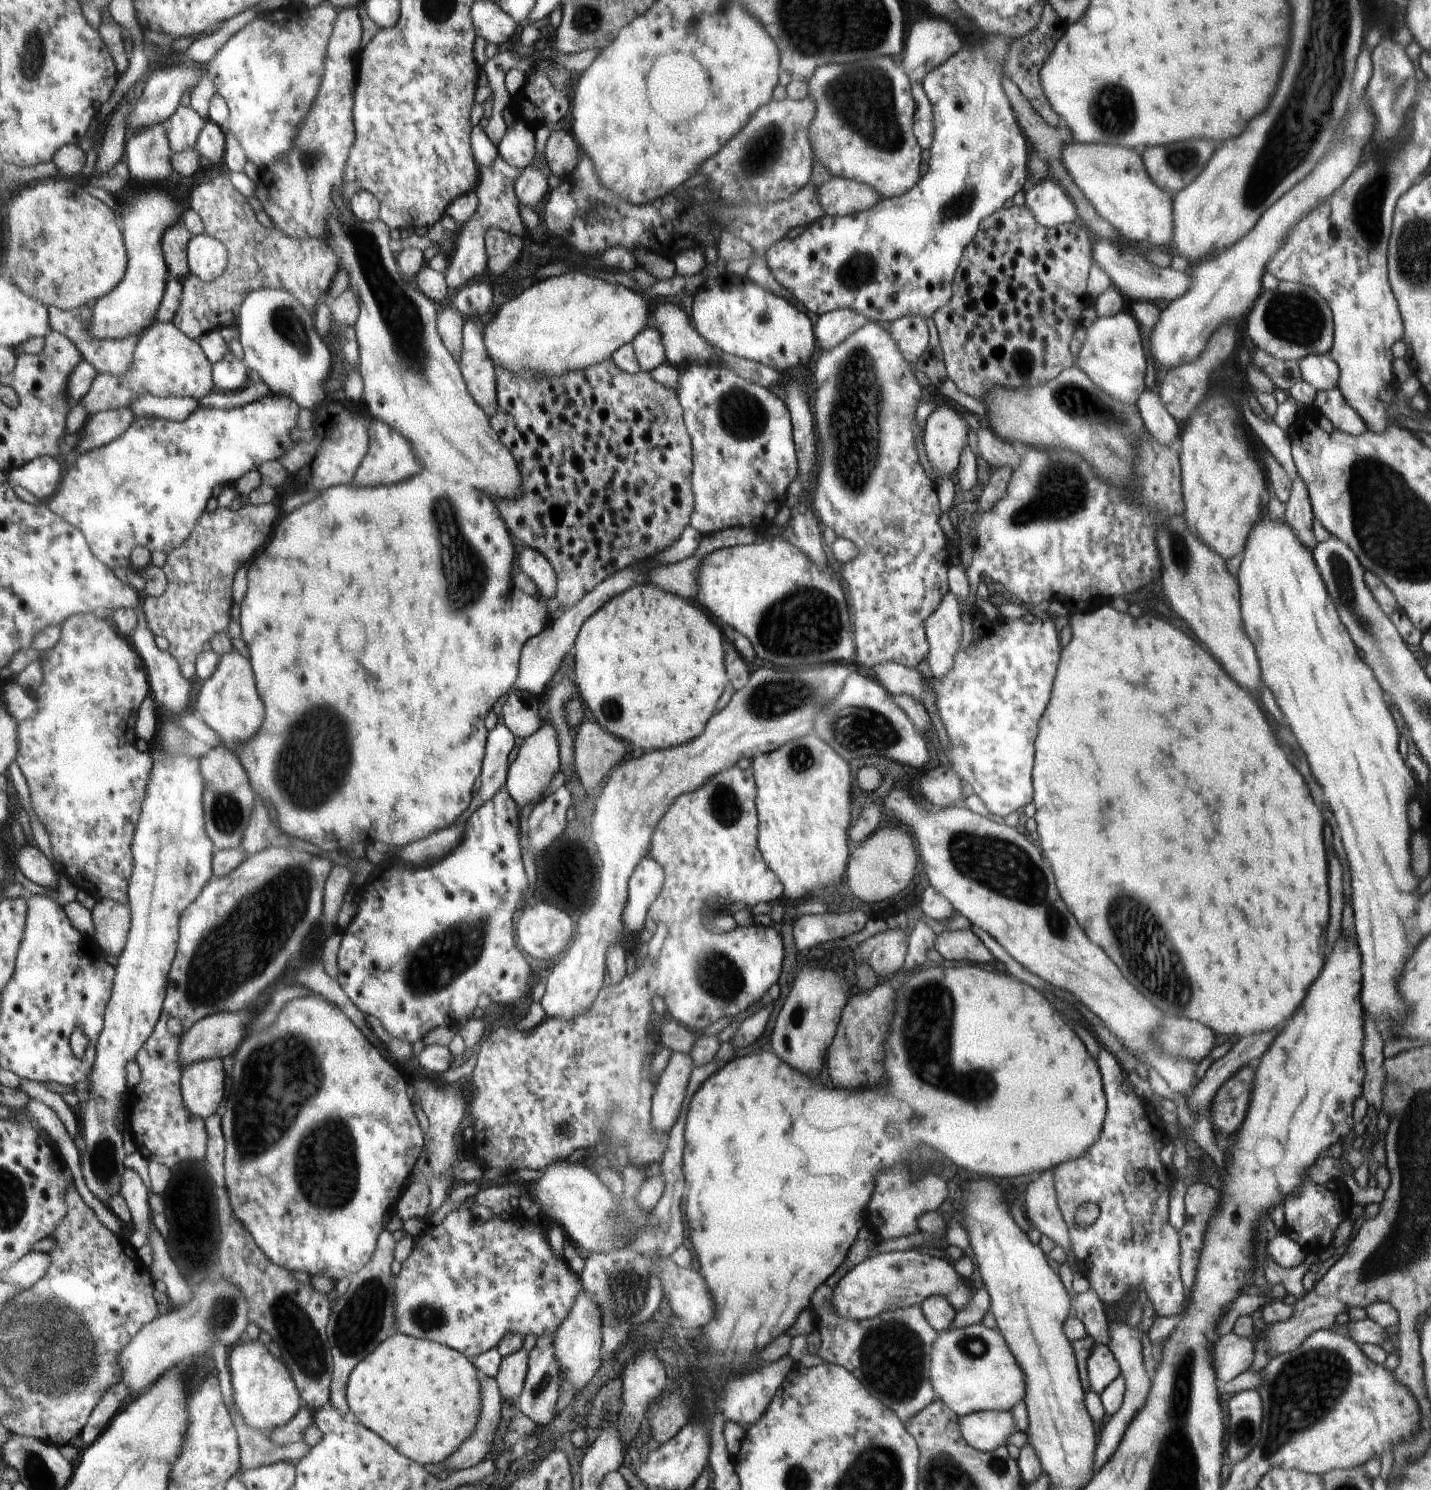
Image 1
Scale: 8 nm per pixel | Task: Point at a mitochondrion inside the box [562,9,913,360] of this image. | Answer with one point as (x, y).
(864, 97)

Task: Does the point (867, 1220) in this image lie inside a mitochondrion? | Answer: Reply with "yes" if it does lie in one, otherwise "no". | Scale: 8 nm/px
no

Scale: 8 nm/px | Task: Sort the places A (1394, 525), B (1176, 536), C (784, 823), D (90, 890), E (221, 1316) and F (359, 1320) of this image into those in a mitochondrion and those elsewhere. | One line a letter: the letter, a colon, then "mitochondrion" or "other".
A: mitochondrion
B: mitochondrion
C: other
D: other
E: mitochondrion
F: mitochondrion

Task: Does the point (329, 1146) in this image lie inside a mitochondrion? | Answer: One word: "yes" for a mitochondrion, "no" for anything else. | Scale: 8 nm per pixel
yes

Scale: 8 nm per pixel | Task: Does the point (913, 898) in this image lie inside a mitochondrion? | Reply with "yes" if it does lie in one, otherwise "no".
no

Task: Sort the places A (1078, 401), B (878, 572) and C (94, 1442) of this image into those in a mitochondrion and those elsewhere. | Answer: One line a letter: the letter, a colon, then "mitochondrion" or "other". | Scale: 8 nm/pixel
A: mitochondrion
B: other
C: other

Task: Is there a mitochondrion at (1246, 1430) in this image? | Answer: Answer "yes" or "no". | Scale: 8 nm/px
yes

